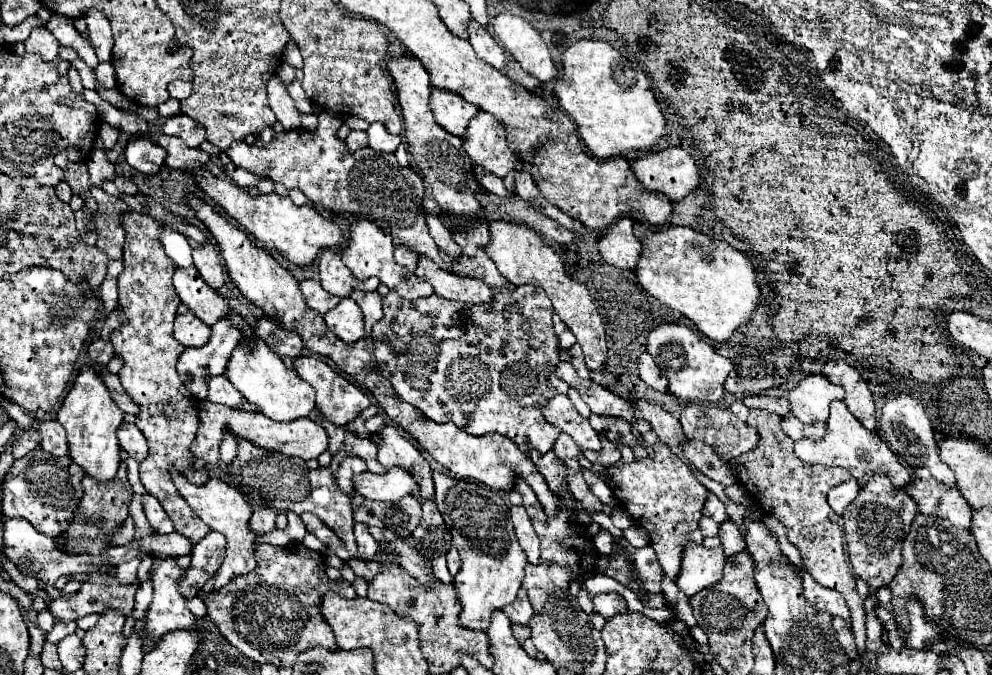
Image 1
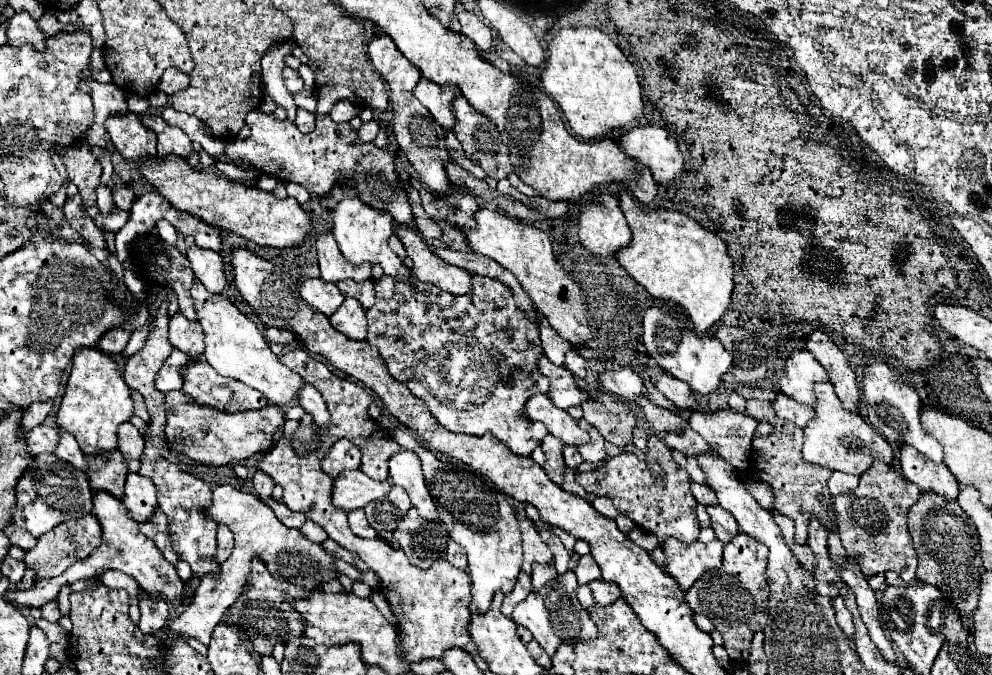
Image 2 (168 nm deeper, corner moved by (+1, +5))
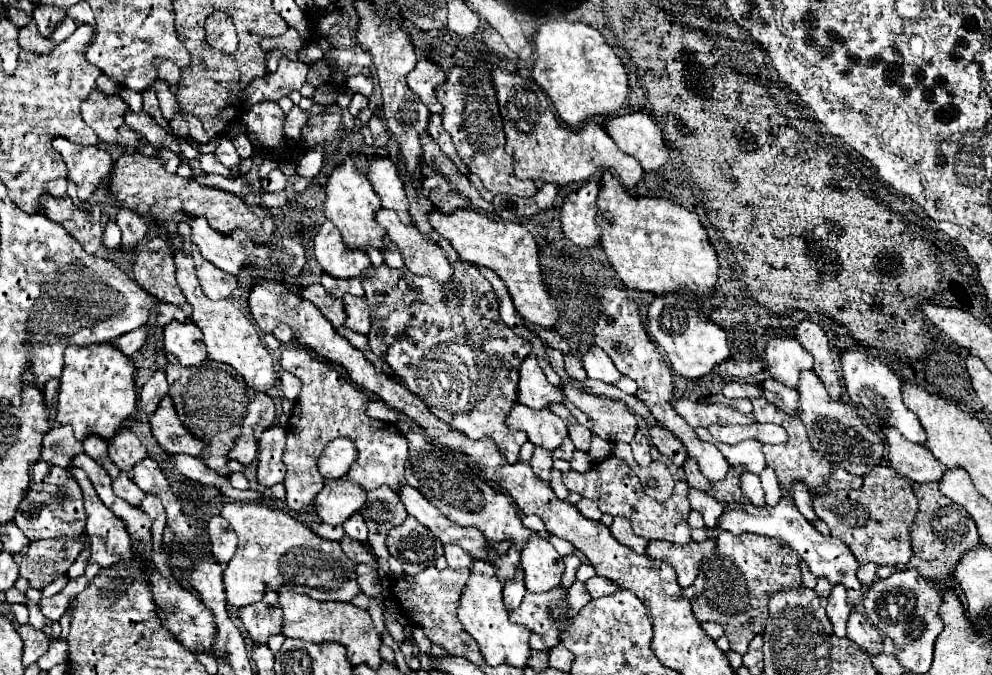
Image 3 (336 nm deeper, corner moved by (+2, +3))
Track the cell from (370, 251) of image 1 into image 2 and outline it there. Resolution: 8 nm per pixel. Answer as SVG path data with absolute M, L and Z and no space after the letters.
M343 184L341 188L345 192L345 198L333 208L333 236L335 236L343 256L351 264L363 264L363 262L381 264L381 268L387 276L393 276L399 280L409 280L411 278L409 268L387 246L387 240L393 234L393 218L389 214L383 214L383 212L363 204L361 198L357 198L357 190L353 186Z

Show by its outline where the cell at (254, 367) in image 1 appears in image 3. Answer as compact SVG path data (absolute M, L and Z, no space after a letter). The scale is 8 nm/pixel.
M176 252L174 254L174 264L176 264L178 284L180 284L186 300L192 306L192 322L204 334L204 342L208 346L208 358L216 360L216 362L224 362L224 364L232 366L234 370L238 370L244 376L248 388L252 388L256 392L268 392L278 382L278 376L274 372L272 356L270 356L268 348L262 344L254 324L230 300L216 300L214 302L214 300L206 298L206 294L200 288L198 278L196 278L194 262L192 262L192 258L188 254Z

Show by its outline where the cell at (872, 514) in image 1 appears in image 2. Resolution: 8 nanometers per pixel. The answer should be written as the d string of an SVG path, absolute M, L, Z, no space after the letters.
M873 462L873 466L861 476L855 490L837 494L831 508L837 518L837 532L843 548L849 556L859 558L861 572L865 578L879 572L897 572L905 582L915 580L917 570L917 550L907 528L907 512L919 500L919 488L905 480L889 464Z

